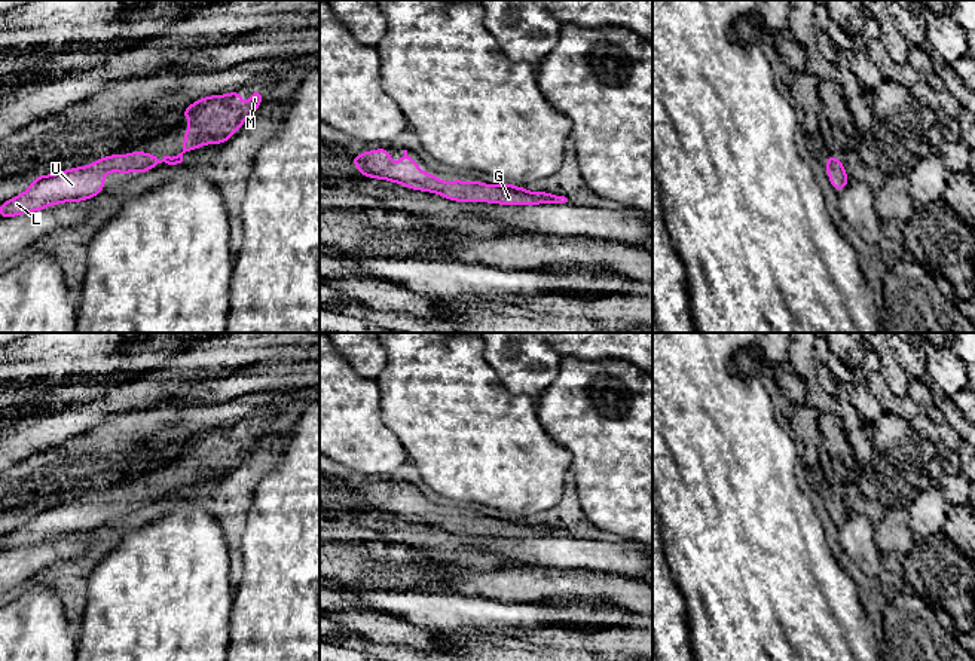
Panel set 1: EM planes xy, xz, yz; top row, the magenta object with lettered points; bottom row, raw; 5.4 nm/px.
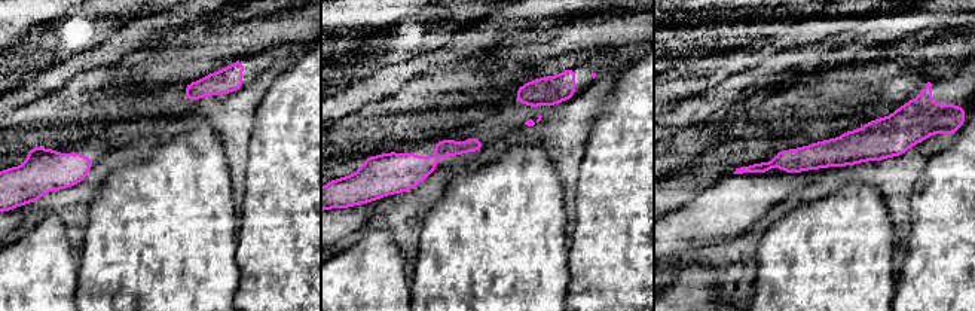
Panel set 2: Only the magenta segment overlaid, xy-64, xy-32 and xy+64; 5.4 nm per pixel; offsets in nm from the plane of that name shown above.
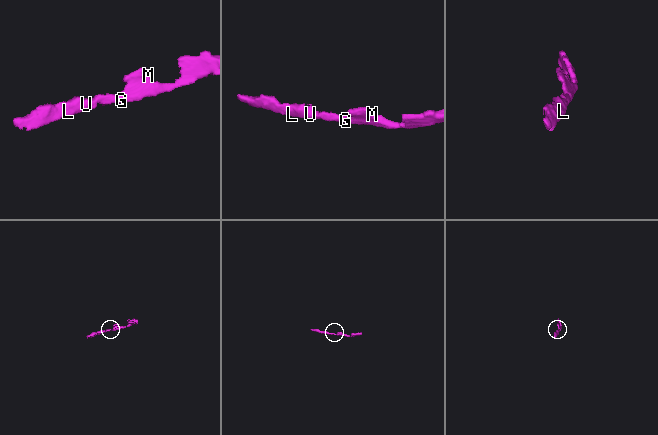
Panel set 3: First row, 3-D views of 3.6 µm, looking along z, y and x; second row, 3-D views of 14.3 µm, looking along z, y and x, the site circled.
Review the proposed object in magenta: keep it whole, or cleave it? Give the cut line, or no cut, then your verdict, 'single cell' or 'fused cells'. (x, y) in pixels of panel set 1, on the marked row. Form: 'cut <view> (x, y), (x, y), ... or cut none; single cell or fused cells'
cut none; single cell

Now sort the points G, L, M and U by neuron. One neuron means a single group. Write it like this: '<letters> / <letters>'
G L M U

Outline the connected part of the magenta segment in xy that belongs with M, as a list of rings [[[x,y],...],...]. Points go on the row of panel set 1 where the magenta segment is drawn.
[[[260,89],[251,92],[251,100],[245,105],[241,104],[239,91],[201,98],[181,114],[192,123],[184,134],[183,152],[174,159],[163,156],[159,160],[152,153],[132,152],[128,156],[120,153],[97,159],[94,165],[39,175],[25,193],[0,205],[0,218],[39,211],[61,202],[86,201],[103,192],[106,172],[143,174],[162,162],[172,169],[183,162],[186,152],[204,144],[216,146],[227,141],[242,122],[254,114],[262,101]]]

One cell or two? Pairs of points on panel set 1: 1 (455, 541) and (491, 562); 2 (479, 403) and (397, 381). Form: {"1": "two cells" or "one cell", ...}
{"1": "one cell", "2": "one cell"}

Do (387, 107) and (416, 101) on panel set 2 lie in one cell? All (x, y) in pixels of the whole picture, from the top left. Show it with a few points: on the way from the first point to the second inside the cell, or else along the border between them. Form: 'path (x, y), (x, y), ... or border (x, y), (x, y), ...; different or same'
path (394, 107), (409, 107); same

